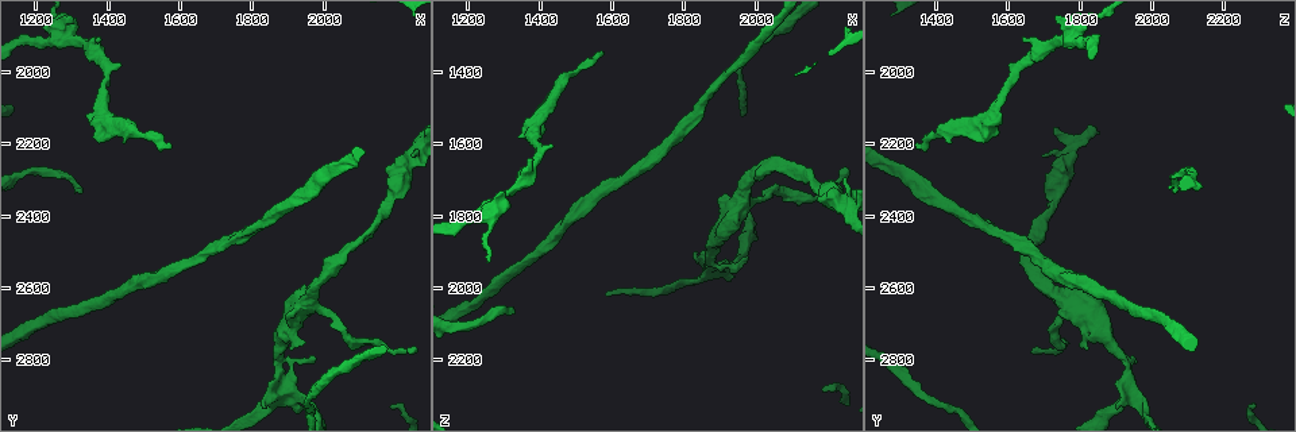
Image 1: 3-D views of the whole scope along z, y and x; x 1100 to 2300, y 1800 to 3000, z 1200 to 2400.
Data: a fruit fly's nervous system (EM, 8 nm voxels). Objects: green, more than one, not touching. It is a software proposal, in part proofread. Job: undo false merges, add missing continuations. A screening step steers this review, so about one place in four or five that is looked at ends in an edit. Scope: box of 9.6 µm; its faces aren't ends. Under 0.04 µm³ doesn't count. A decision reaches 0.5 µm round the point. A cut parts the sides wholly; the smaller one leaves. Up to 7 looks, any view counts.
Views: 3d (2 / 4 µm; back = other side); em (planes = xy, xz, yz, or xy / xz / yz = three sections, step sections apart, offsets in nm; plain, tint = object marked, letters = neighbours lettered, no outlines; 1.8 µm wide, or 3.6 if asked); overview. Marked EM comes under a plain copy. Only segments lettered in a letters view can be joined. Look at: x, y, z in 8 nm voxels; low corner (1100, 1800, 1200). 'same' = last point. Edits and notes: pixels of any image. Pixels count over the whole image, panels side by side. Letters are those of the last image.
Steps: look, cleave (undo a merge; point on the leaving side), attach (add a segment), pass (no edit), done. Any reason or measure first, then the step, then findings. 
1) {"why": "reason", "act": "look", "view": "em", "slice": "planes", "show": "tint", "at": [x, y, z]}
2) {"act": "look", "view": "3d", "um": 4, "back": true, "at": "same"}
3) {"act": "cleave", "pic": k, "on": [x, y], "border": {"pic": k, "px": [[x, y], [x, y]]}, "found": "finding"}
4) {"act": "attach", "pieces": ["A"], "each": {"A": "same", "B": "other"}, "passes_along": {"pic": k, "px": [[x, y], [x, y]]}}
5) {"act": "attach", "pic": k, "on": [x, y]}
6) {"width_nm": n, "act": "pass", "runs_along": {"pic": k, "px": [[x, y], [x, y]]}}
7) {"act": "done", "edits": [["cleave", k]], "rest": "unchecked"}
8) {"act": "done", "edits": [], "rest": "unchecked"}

{"why": "two arms in line, one across", "act": "look", "view": "3d", "um": 2, "at": [1280, 1900, 1770]}

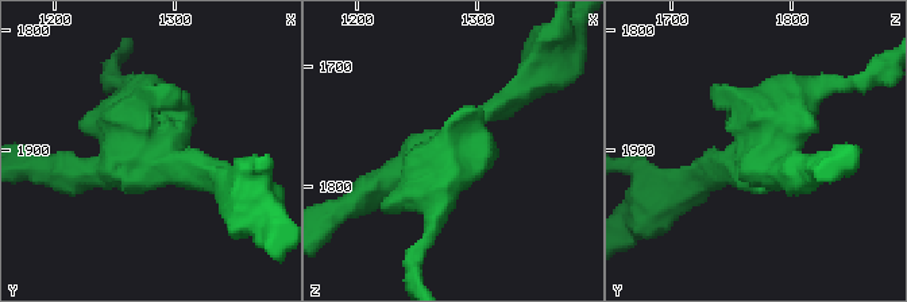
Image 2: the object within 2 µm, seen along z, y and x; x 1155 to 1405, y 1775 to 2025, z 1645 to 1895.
{"arms": 3, "why": "need the tissue", "act": "look", "view": "em", "slice": "planes", "show": "tint", "at": [1270, 1900, 1774]}

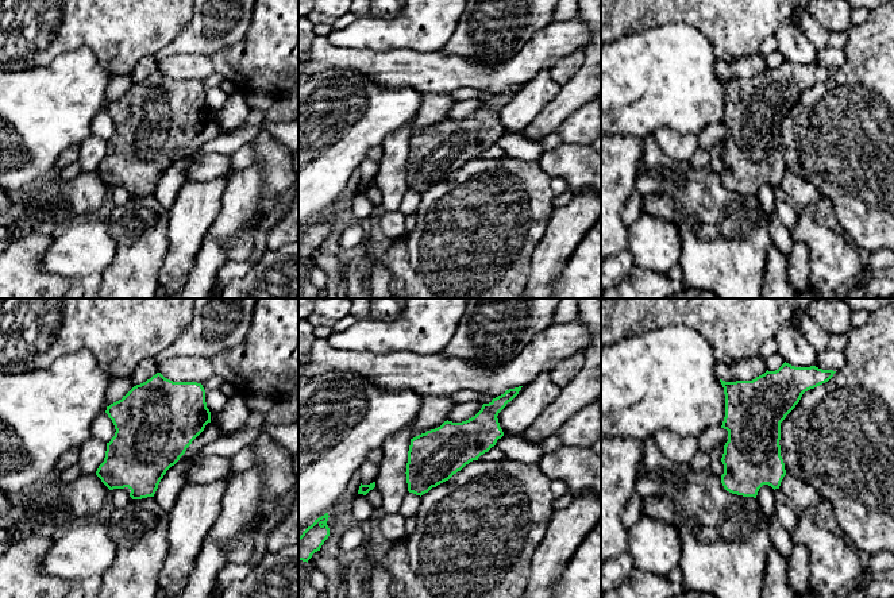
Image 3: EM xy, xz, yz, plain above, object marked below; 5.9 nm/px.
{"why": "what lies round it", "act": "look", "view": "em", "slice": "planes", "show": "letters", "at": "same"}

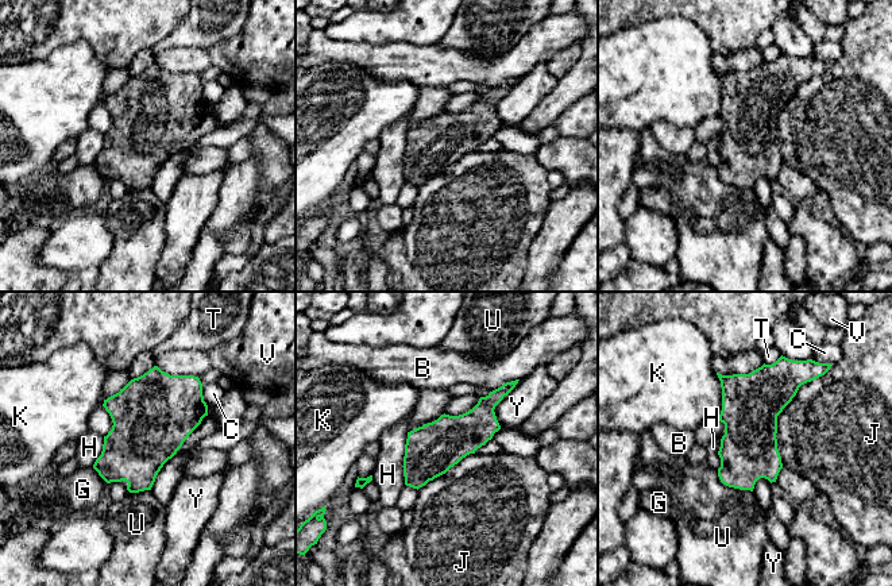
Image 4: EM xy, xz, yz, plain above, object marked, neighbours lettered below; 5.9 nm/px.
{"act": "pass", "each": {"B": "other", "C": "other", "G": "other", "H": "other", "J": "other", "K": "other", "T": "other", "U": "other", "V": "other", "Y": "other"}, "border": {"pic": 4, "px": [[817, 378], [777, 416], [782, 466]]}, "found": "one neuron here"}

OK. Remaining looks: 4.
{"why": "branch stops here", "act": "look", "view": "em", "slice": "planes", "show": "tint", "at": [1580, 2200, 1350]}

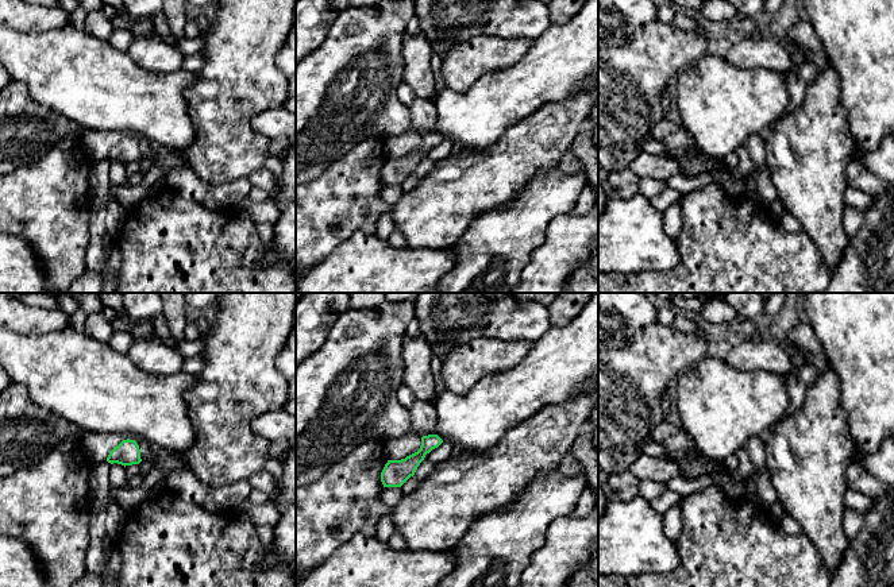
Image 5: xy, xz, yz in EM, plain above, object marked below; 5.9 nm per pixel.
{"act": "look", "view": "em", "slice": "planes", "show": "letters", "at": "same"}

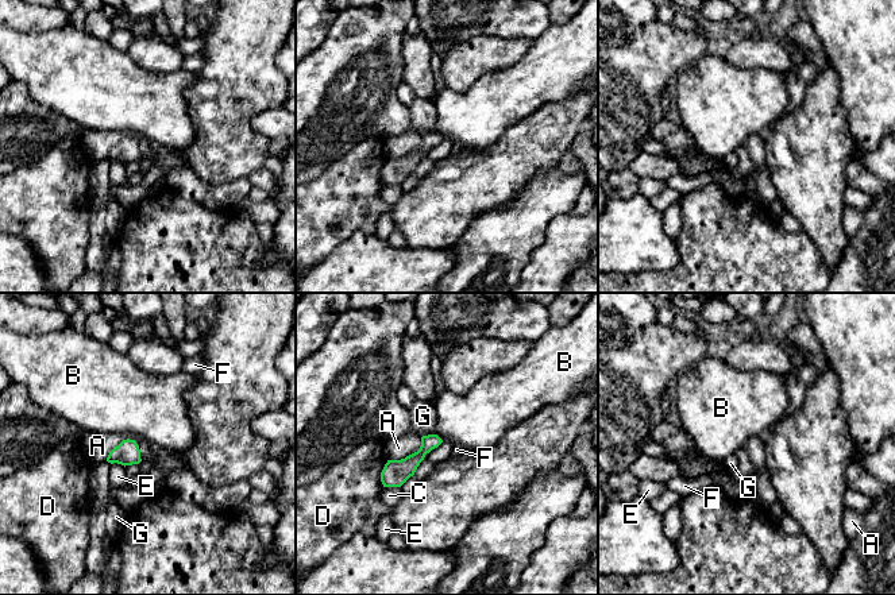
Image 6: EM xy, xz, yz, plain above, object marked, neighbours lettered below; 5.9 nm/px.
{"width_nm": 90, "act": "pass", "each": {"A": "other", "B": "other", "C": "other", "D": "other", "E": "other", "F": "other", "G": "other"}, "border": {"pic": 6, "px": [[105, 459], [132, 439], [142, 460]]}, "found": "none of them fits"}

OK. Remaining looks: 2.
{"act": "done", "edits": [], "rest": "unchecked"}

